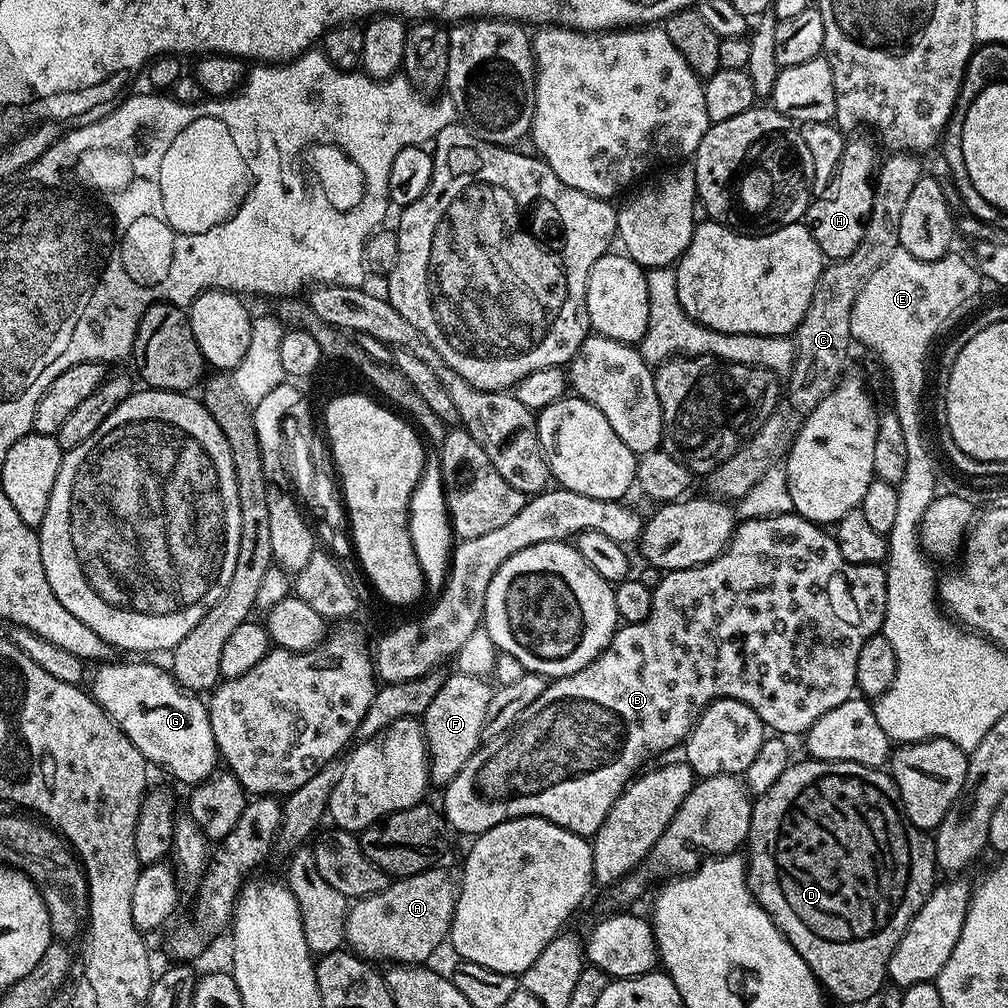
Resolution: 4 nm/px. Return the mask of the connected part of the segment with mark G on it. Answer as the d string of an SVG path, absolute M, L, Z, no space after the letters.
M104 662L92 676L90 695L100 708L117 726L138 746L138 750L149 765L169 772L176 780L181 780L187 786L203 783L212 772L218 768L218 753L214 742L214 730L210 726L208 705L199 695L185 692L171 671L159 668L156 664L116 664Z

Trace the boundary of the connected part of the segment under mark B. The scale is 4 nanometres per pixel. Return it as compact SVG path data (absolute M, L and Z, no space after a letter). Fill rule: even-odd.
M795 511L787 512L781 516L763 516L760 520L741 519L736 525L736 531L732 533L732 539L728 541L728 547L720 555L713 558L710 562L699 564L693 568L686 570L678 570L677 572L666 572L659 577L661 580L654 584L652 588L652 605L650 606L650 614L642 622L634 622L633 624L621 623L617 627L616 632L612 635L612 641L606 646L606 650L602 650L602 654L598 654L598 658L594 658L594 662L587 664L582 670L578 670L569 676L557 676L549 683L546 690L542 690L542 694L538 694L538 698L534 698L534 702L530 702L530 706L526 706L526 710L522 710L522 714L512 723L503 738L495 741L496 748L488 748L481 746L466 762L466 766L462 766L462 770L458 770L458 774L449 784L443 785L444 792L444 808L442 807L442 815L446 821L447 827L452 828L456 832L465 832L468 838L475 838L480 833L490 830L494 826L498 826L507 820L514 818L522 818L523 816L537 816L543 820L554 822L558 826L562 826L566 830L570 830L574 834L585 838L595 837L596 831L602 826L602 822L606 822L606 814L610 814L610 806L614 806L616 799L624 793L630 781L645 767L644 759L652 756L655 752L668 752L671 748L679 749L684 741L688 739L690 730L698 722L698 718L706 711L708 705L713 700L737 700L743 704L749 704L758 714L758 718L773 733L783 734L785 737L799 737L801 734L807 733L810 726L814 726L814 722L818 722L818 718L822 718L822 714L830 714L830 710L834 710L834 706L842 706L842 702L853 699L854 693L857 691L856 671L858 670L858 653L862 650L862 646L866 646L866 642L871 636L877 635L884 627L884 615L886 614L886 571L880 564L851 564L846 562L846 558L842 558L842 550L838 550L835 535L831 531L825 530L821 525L796 515Z

